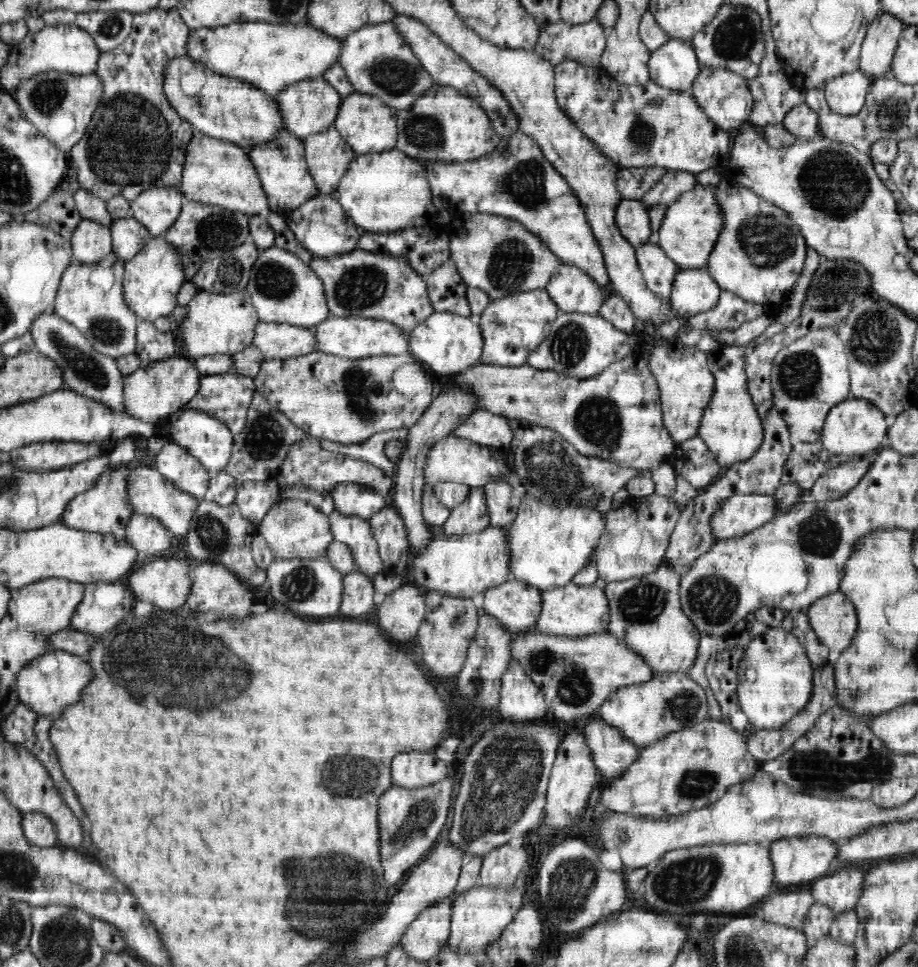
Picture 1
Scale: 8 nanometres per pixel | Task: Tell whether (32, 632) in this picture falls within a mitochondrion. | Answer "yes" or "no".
yes

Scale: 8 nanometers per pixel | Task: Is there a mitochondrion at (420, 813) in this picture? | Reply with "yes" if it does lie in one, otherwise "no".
yes

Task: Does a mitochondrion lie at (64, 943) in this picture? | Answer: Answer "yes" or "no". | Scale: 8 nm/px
yes

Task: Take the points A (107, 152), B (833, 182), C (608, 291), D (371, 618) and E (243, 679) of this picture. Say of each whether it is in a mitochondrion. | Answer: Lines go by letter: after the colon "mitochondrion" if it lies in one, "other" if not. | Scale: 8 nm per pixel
A: mitochondrion
B: mitochondrion
C: other
D: other
E: mitochondrion

